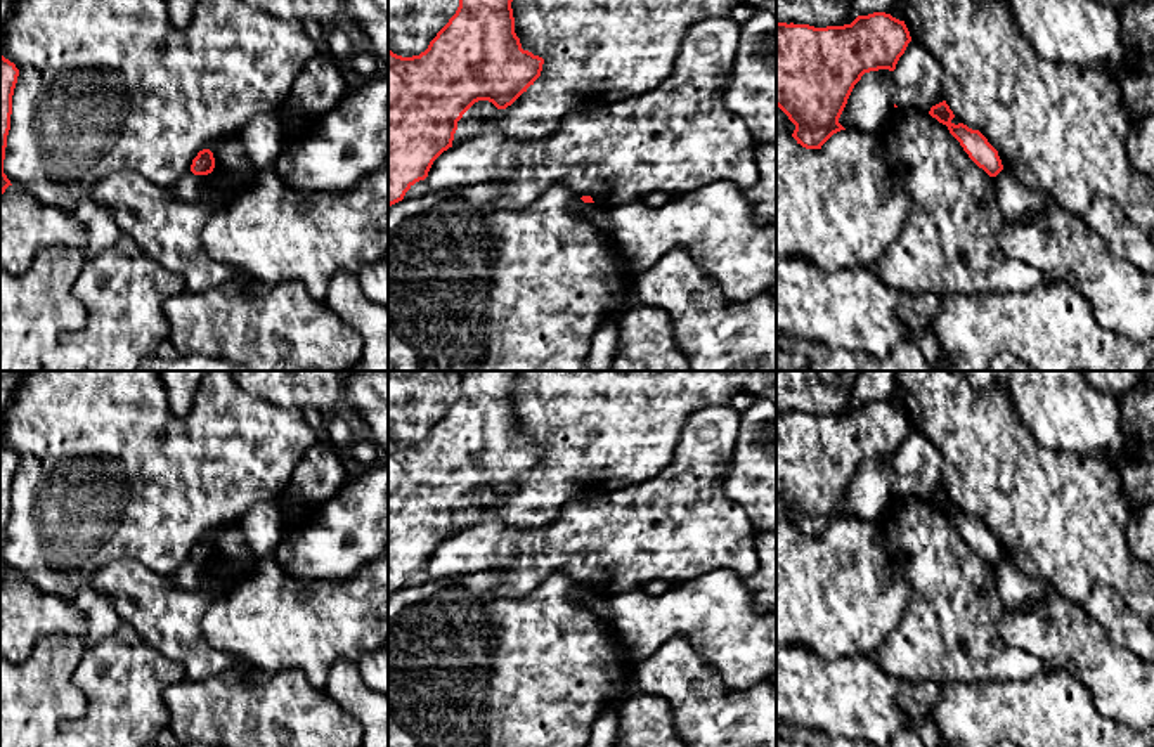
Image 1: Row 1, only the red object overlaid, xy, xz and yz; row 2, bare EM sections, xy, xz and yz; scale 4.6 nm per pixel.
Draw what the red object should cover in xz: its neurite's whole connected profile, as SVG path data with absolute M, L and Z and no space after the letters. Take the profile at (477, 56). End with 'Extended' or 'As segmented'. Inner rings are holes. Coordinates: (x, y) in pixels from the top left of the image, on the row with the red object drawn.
M459 0L456 14L430 42L428 49L419 55L402 57L388 50L388 208L404 199L405 192L419 180L428 177L433 161L449 147L452 147L457 121L478 101L489 101L497 109L511 106L534 81L541 76L544 59L522 49L520 38L515 33L515 17L511 9L513 0Z. As segmented

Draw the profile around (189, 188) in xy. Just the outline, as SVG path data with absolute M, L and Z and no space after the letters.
M192 172L182 175L173 185L173 196L185 203L206 203L211 192L211 175L194 175Z

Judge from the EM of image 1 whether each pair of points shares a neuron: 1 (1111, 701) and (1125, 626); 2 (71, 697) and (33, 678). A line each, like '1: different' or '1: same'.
1: different
2: same

